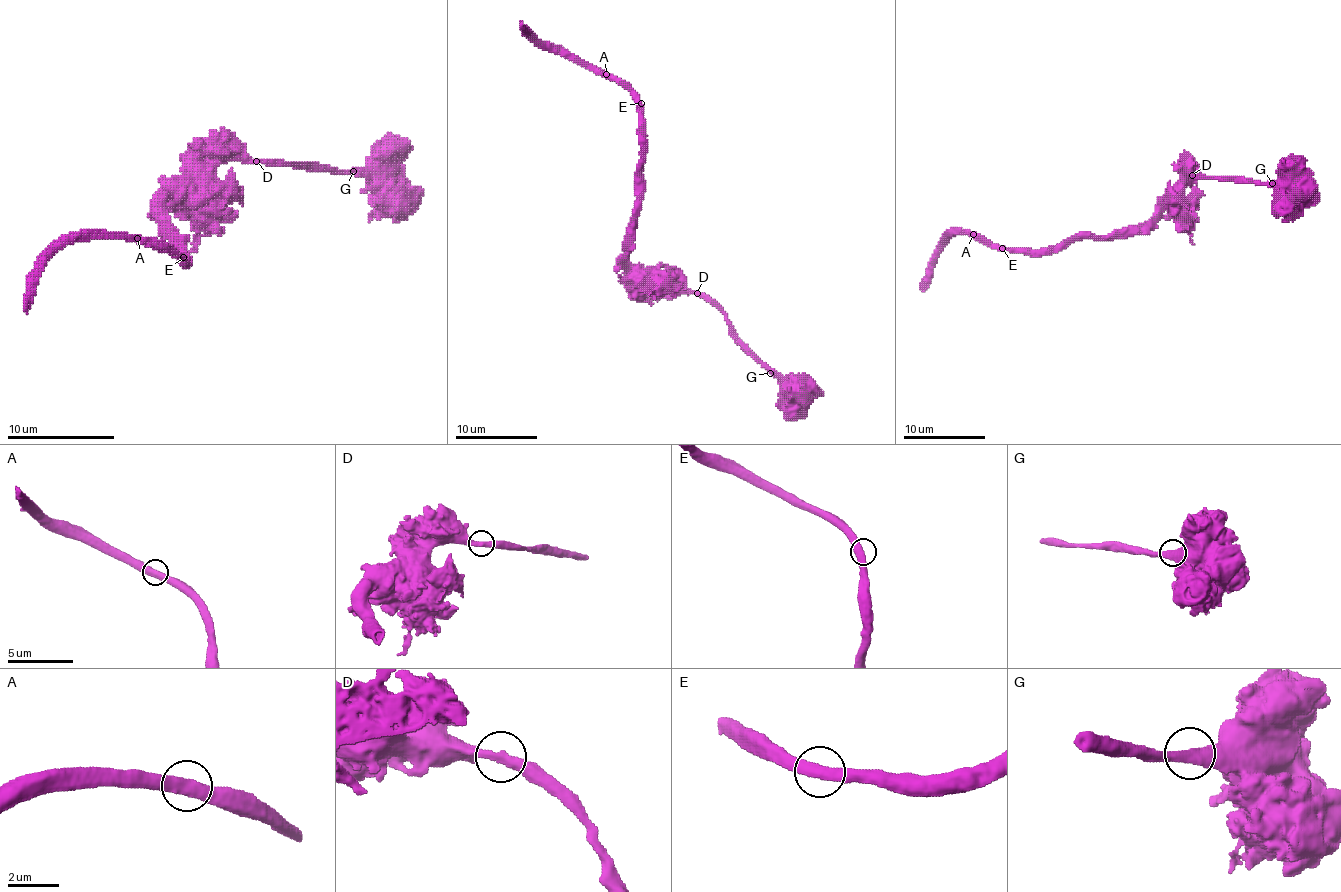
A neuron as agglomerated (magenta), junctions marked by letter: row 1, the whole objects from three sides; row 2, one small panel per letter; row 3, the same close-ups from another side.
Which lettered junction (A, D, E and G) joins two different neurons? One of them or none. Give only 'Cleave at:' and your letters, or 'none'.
Cleave at: none

